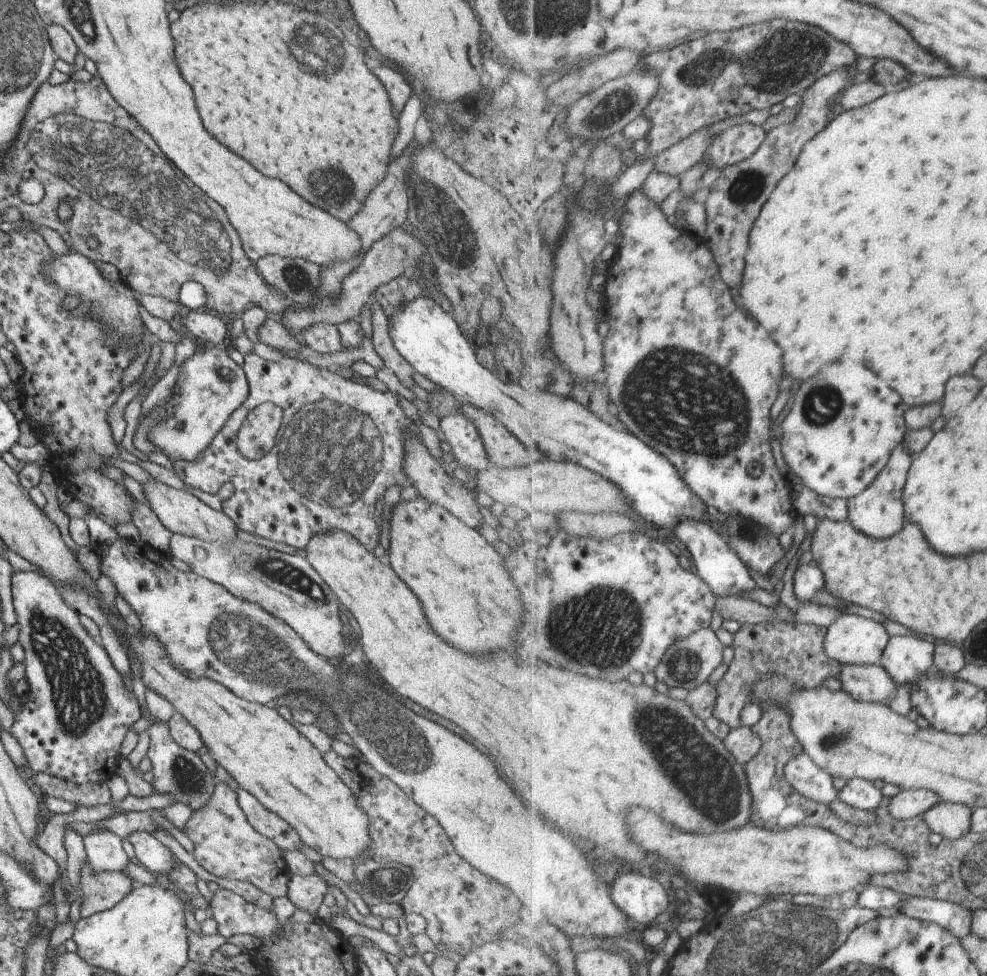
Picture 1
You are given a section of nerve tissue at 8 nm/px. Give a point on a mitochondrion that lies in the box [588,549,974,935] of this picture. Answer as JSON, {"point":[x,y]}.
{"point":[702,769]}

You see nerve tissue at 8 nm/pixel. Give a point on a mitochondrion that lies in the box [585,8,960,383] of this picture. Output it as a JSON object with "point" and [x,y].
{"point":[800,53]}

